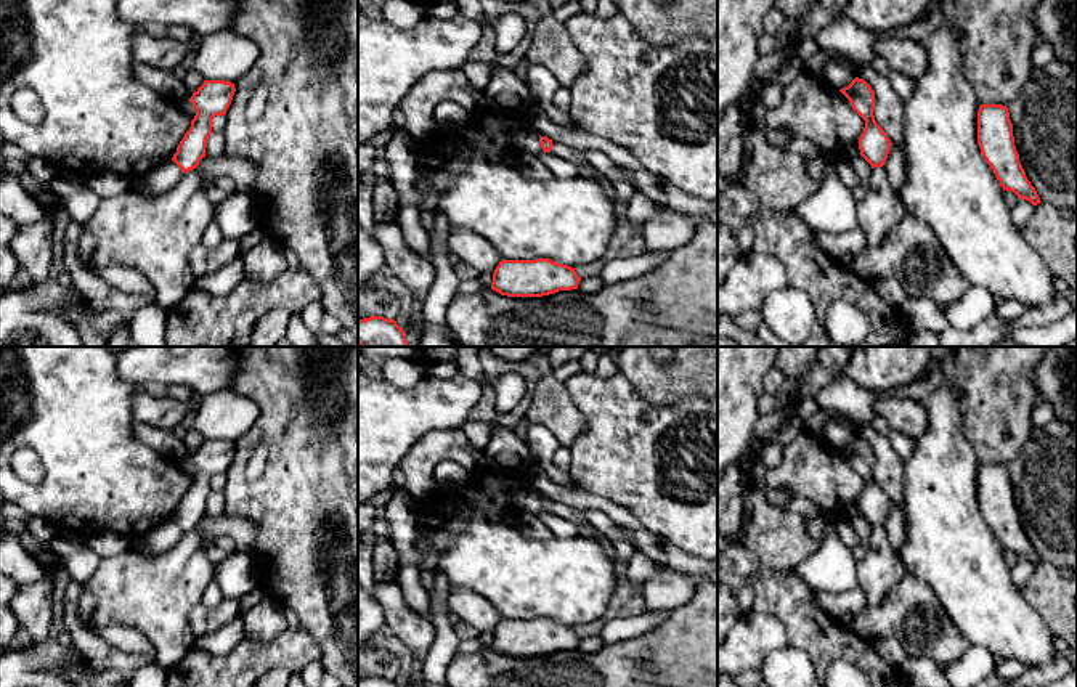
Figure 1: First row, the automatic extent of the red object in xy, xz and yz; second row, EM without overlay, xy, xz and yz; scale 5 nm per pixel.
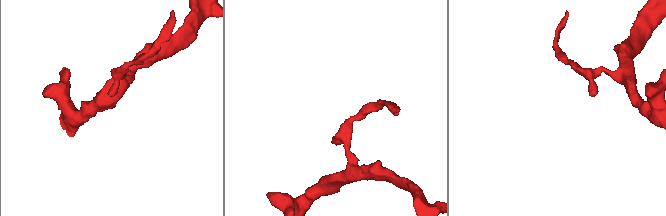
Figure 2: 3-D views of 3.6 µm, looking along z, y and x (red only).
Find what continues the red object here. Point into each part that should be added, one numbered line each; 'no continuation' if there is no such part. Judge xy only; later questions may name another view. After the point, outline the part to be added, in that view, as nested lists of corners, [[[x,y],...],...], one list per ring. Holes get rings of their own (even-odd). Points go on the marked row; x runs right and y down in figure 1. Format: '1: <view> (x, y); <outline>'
no continuation

